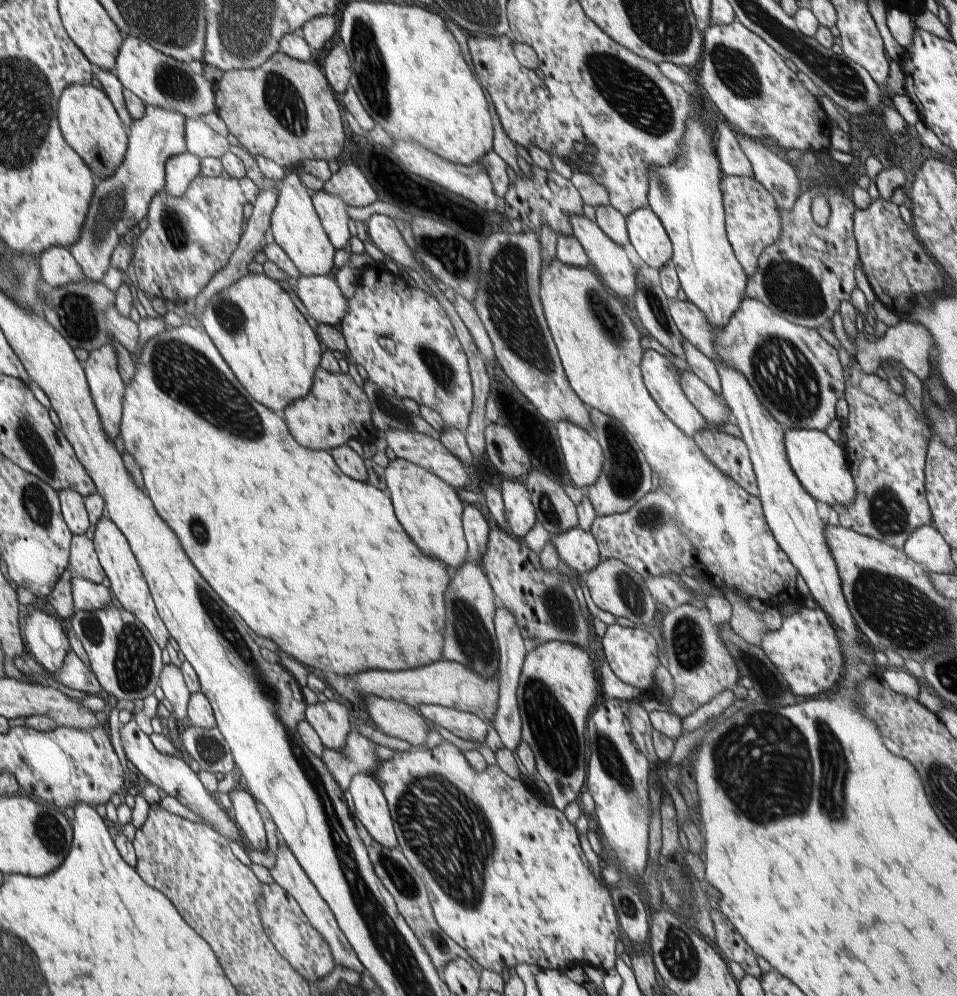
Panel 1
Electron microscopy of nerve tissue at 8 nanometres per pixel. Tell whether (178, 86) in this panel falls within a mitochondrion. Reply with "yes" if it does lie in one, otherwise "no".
yes

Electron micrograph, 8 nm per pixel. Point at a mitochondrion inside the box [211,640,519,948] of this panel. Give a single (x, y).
(452, 837)

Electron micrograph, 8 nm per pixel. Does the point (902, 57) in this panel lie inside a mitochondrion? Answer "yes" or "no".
no

